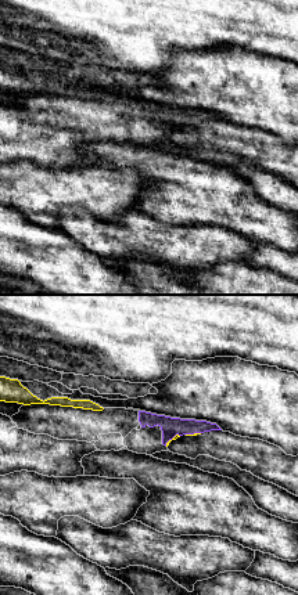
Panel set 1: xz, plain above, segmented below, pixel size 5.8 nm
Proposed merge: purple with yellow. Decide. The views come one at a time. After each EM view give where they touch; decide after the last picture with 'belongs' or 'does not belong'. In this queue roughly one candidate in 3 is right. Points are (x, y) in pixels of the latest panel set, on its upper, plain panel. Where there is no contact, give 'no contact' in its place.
(172, 127)

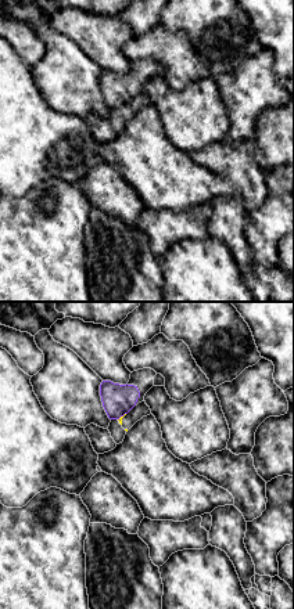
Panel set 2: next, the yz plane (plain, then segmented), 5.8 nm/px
(121, 105)

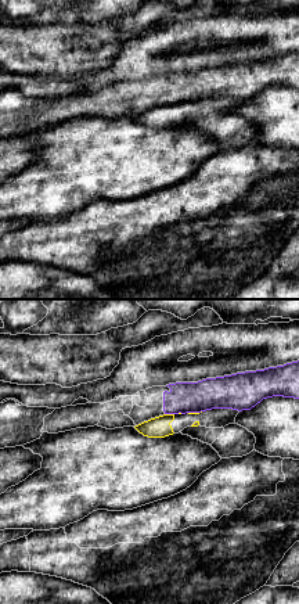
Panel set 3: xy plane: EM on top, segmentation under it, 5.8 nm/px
(169, 103)

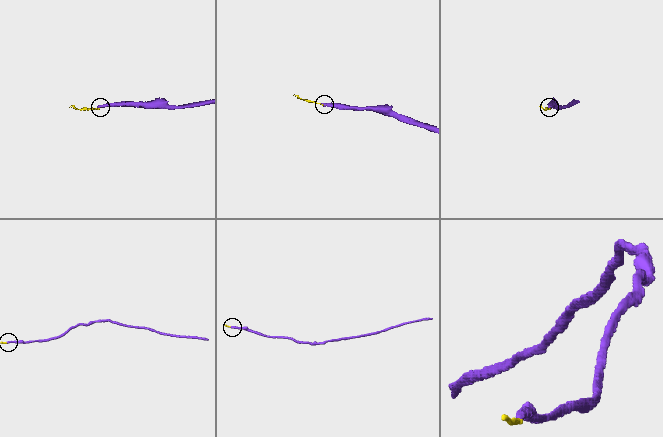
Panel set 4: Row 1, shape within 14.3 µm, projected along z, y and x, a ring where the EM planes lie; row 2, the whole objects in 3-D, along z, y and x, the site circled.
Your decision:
does not belong

